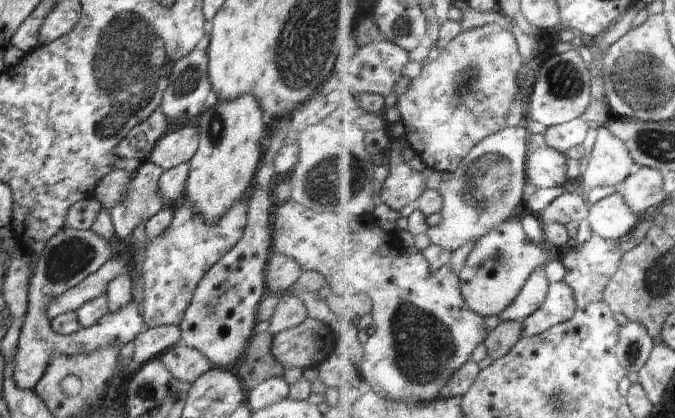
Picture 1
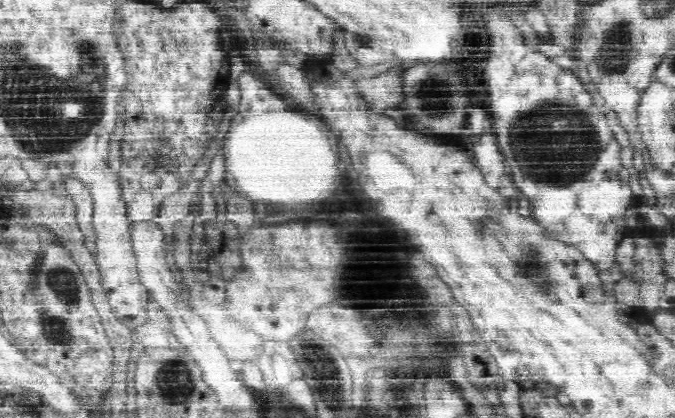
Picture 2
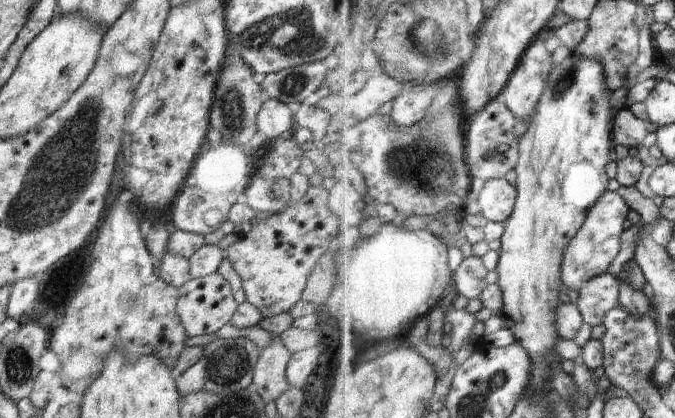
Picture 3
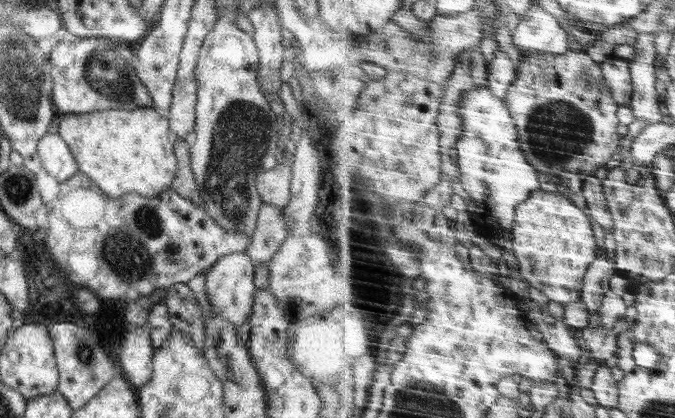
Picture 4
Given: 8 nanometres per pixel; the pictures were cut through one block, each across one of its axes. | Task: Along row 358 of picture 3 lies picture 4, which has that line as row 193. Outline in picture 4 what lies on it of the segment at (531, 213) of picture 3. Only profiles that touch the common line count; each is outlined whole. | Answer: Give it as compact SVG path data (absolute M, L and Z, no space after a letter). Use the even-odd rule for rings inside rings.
M536 191L518 207L514 234L514 252L520 270L531 288L542 290L564 306L583 299L586 275L599 257L594 226L585 209L562 193Z

